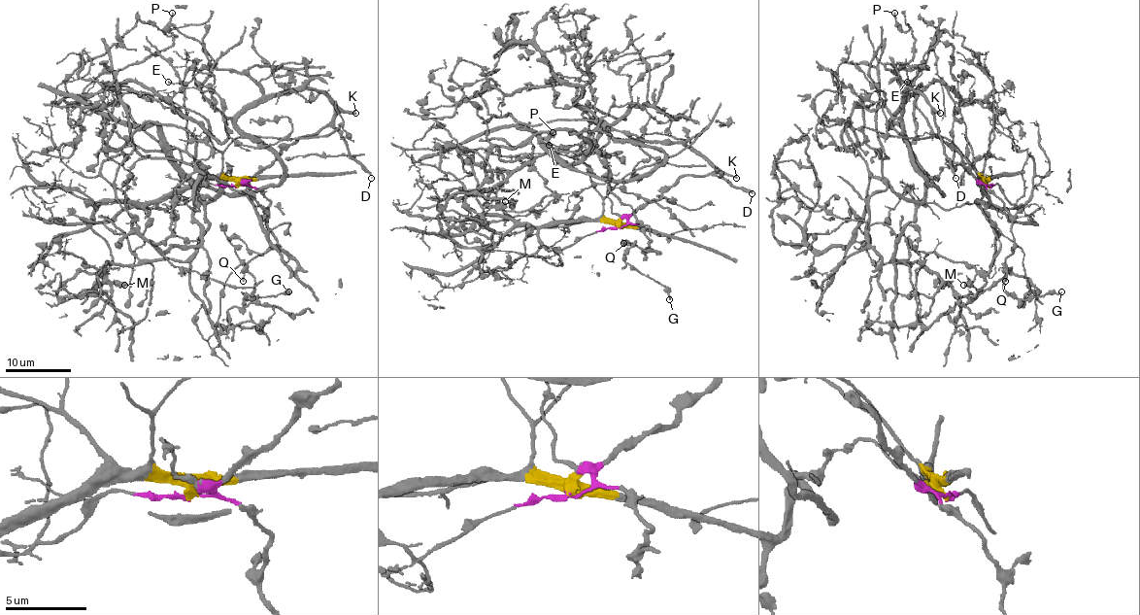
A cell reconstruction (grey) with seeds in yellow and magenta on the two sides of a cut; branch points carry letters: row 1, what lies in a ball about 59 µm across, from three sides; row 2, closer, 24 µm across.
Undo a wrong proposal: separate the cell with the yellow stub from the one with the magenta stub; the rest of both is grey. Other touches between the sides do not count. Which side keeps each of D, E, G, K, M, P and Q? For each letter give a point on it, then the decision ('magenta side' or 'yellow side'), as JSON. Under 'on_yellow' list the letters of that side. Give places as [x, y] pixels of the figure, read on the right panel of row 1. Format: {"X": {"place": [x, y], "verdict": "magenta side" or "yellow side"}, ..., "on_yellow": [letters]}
{"D": {"place": [955, 178], "verdict": "magenta side"}, "E": {"place": [907, 82], "verdict": "magenta side"}, "G": {"place": [1061, 291], "verdict": "magenta side"}, "K": {"place": [940, 113], "verdict": "magenta side"}, "M": {"place": [963, 285], "verdict": "yellow side"}, "P": {"place": [894, 13], "verdict": "magenta side"}, "Q": {"place": [1005, 281], "verdict": "magenta side"}, "on_yellow": ["M"]}

